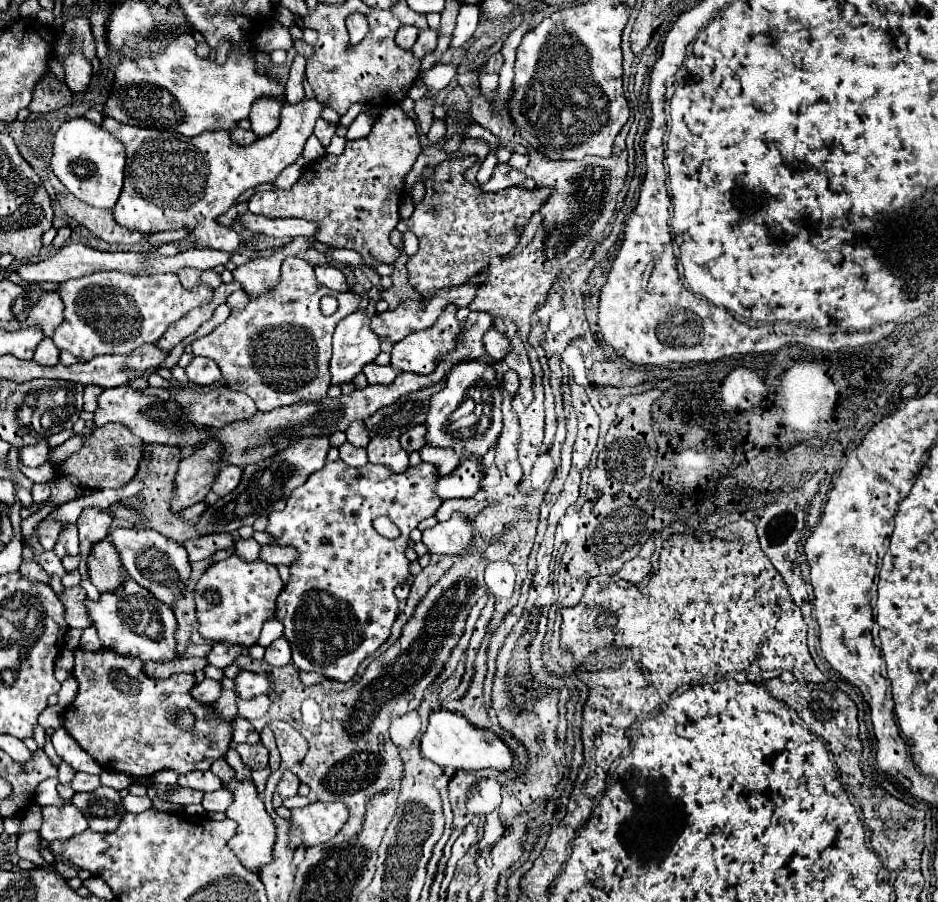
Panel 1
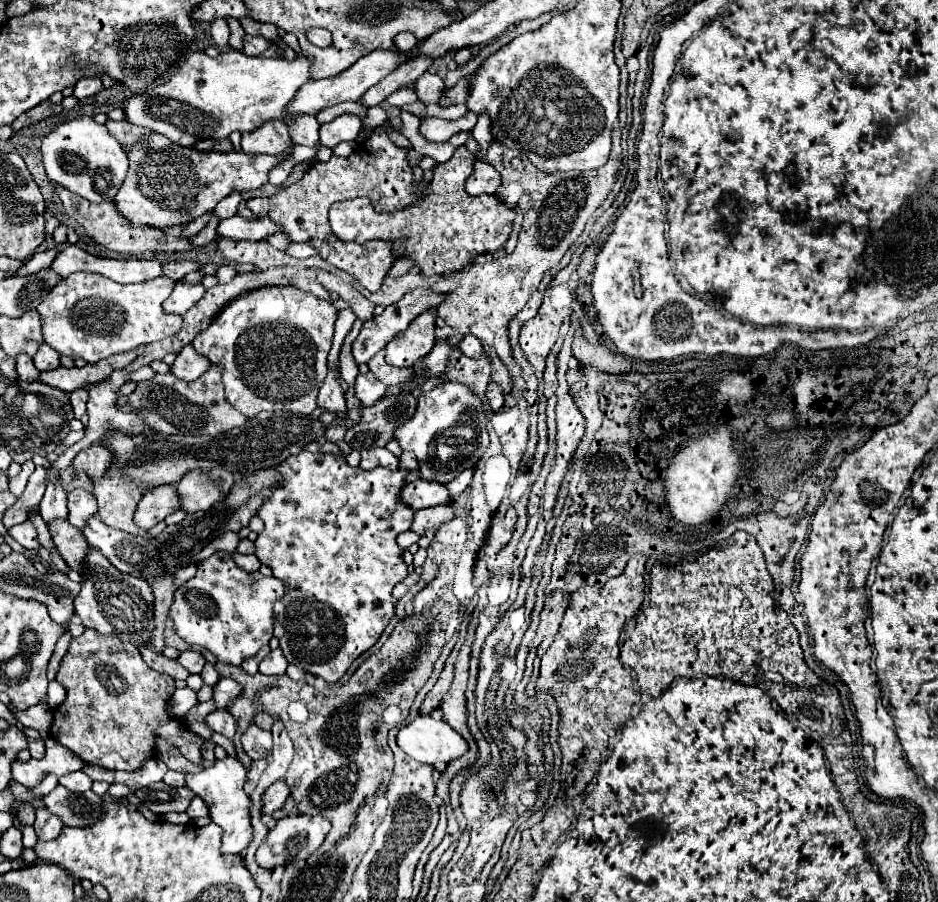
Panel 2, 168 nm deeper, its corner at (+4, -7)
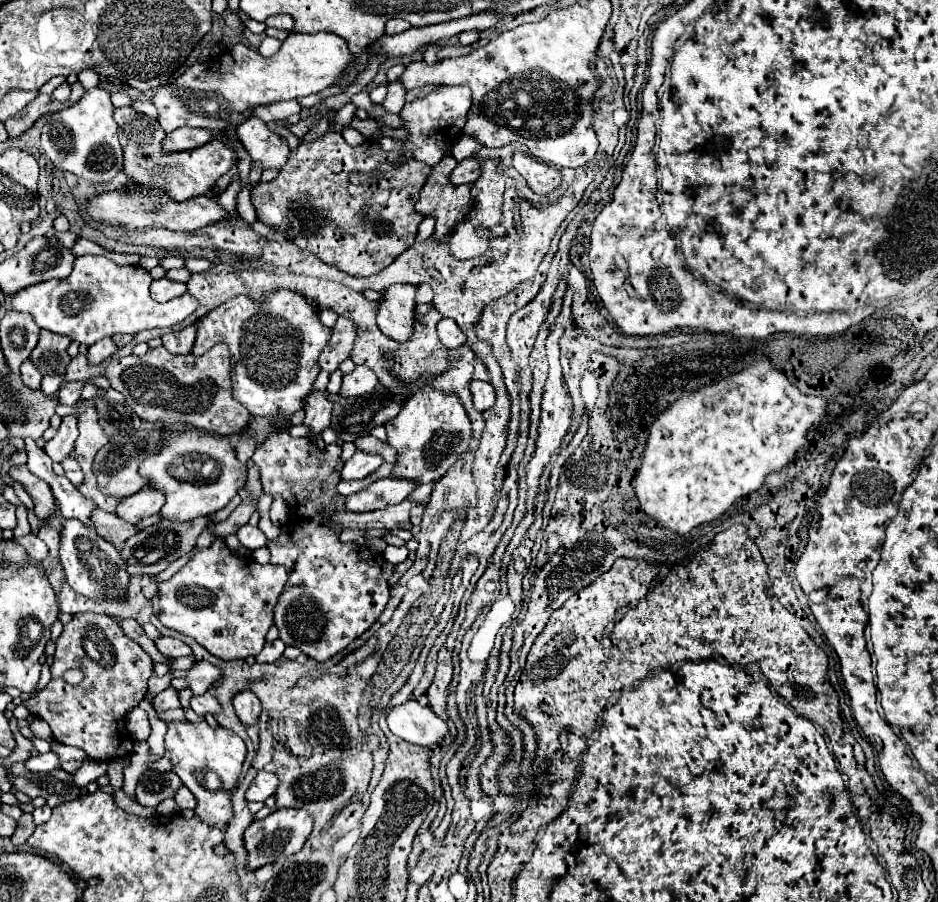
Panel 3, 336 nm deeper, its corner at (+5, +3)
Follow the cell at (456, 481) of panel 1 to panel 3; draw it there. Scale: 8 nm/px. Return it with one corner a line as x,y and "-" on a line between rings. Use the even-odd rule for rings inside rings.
392,477
380,479
374,481
370,487
348,495
344,501
344,509
354,513
386,509
388,505
402,503
414,491
414,487
416,485
408,483
406,479
392,479

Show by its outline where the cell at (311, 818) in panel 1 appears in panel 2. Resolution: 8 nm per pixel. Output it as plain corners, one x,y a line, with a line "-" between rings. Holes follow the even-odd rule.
293,815
293,817
279,819
277,825
269,831
265,845
257,851
257,855
255,855
257,863
265,869
273,869
277,865
287,865
293,861
307,859
309,853
313,853
317,847
321,847
321,843
325,841
329,831
331,831
331,821
327,817
321,817
321,815
315,815
315,817

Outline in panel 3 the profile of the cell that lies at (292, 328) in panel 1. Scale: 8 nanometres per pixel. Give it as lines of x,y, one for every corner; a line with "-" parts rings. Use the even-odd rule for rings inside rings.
278,289
264,303
240,295
210,311
196,331
192,353
202,355
220,341
228,343
232,353
234,399
254,417
272,417
276,413
292,417
302,409
302,397
308,395
320,373
318,355
328,339
330,329
320,323
316,307
296,291

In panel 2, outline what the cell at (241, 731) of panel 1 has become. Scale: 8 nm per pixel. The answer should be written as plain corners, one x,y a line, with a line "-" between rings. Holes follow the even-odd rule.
221,709
213,711
211,715
207,715
207,725
209,725
213,731
225,735
225,737
231,739
231,741
233,741
235,733
237,733
237,721
233,719
233,715
231,715
229,711
221,711

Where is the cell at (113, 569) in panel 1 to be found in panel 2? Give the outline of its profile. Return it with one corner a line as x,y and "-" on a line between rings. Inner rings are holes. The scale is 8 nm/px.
51,521
49,531
53,537
53,543
57,545
67,565
81,573
83,569
81,565
85,565
85,555
91,551
89,543
85,541
85,535
79,529
73,529
69,521

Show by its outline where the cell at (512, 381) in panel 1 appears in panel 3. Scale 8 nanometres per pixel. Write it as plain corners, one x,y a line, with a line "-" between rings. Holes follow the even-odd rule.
472,381
470,383
470,391
472,391
472,403
476,411
486,411
492,407
494,403
494,395
492,395
492,385
484,383
484,381

